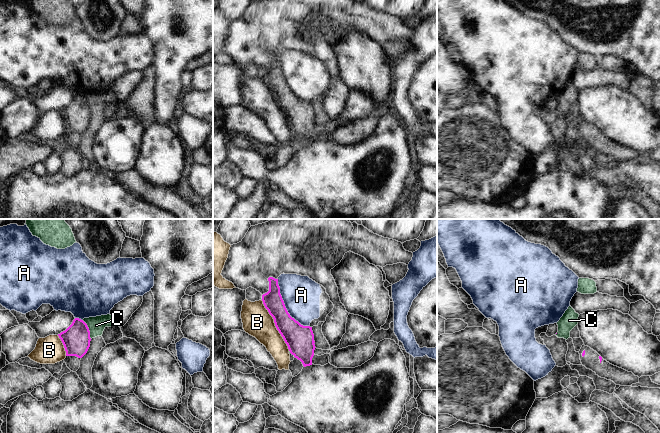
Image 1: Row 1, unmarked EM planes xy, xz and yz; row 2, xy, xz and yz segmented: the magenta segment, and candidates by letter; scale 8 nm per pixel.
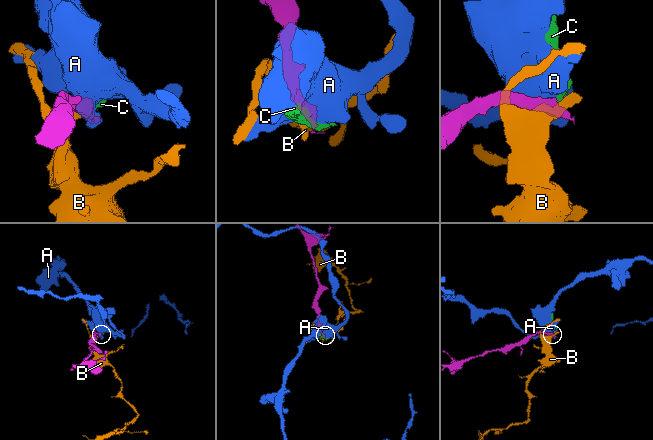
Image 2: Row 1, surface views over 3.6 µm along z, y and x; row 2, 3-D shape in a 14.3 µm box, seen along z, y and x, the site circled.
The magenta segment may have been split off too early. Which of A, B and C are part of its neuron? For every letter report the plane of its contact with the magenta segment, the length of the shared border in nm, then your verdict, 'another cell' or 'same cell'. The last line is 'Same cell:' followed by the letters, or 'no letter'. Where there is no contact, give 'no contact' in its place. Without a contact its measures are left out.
A: meets magenta in xz; contact 460 nm long; another cell
B: meets magenta in xz; contact 460 nm long; another cell
C: meets magenta in xy; contact 170 nm long; another cell
Same cell: no letter

